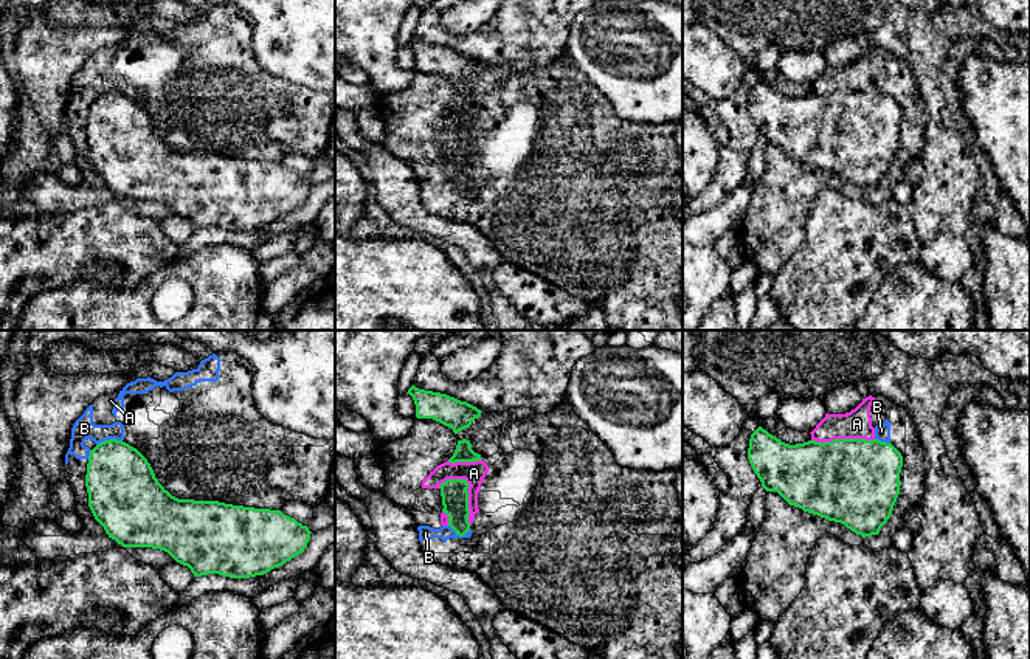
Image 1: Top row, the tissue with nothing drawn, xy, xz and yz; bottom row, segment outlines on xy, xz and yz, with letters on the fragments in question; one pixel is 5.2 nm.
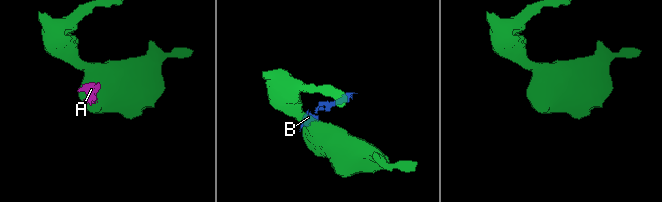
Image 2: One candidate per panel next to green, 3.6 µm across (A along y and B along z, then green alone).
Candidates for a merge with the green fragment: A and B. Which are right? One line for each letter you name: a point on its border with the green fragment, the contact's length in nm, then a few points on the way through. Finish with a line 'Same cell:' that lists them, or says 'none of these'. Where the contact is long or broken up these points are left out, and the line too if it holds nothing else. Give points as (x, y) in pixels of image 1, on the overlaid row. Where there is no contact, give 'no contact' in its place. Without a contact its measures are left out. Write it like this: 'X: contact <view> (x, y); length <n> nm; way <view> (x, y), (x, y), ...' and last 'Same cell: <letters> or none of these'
Same cell: none of these

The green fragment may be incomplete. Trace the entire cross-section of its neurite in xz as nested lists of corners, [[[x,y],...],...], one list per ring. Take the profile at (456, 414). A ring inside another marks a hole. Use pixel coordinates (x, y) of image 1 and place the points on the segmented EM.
[[[414,385],[406,394],[414,400],[417,419],[433,419],[451,428],[455,434],[468,428],[482,412],[467,402],[447,394],[419,389]]]

